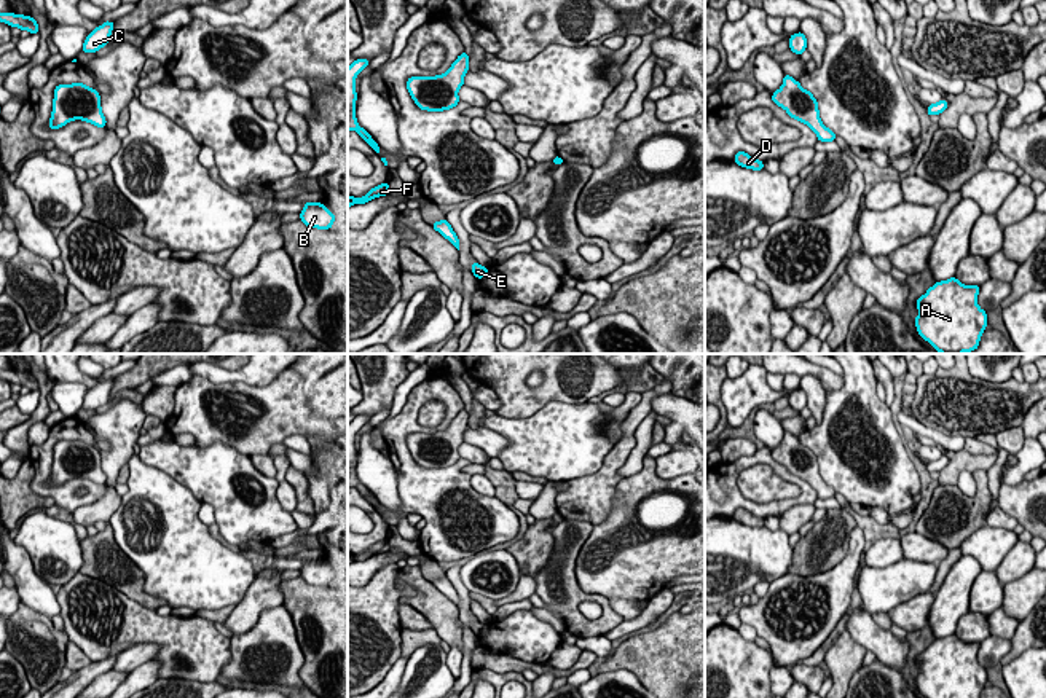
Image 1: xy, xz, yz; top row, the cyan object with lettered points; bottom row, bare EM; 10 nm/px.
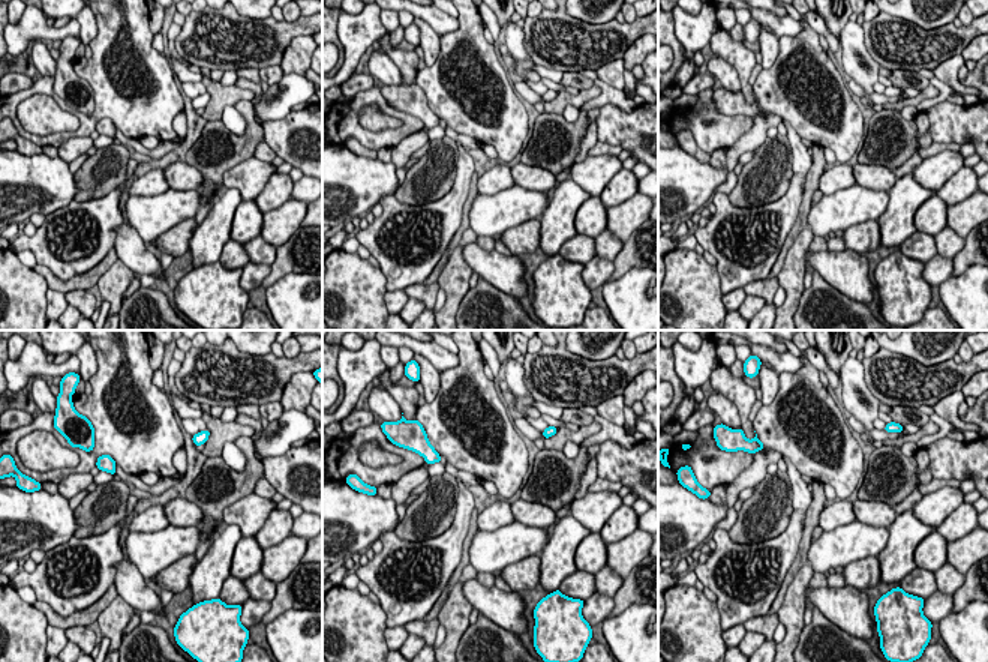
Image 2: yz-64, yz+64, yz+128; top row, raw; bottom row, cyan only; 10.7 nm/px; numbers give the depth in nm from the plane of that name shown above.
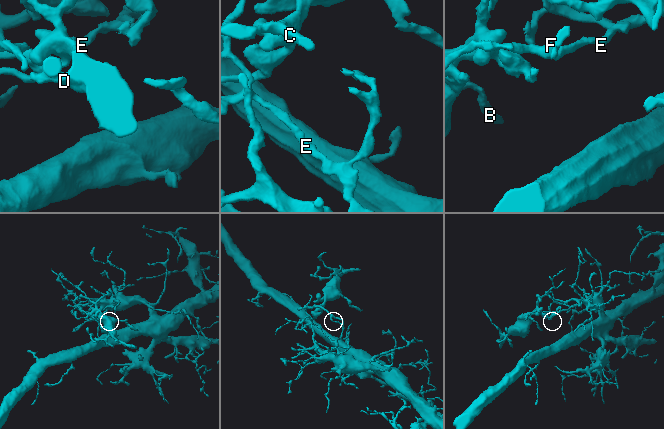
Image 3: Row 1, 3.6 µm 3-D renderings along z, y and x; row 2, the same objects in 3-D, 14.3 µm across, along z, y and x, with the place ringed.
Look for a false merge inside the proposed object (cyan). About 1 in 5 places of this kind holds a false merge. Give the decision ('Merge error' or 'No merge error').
No merge error

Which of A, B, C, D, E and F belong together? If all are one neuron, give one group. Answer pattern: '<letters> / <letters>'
A B C D E F

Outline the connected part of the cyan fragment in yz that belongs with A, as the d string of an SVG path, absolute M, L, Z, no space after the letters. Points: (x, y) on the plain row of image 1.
M957 634L934 639L915 658L918 673L914 676L914 680L918 692L925 698L981 698L987 684L987 669L977 661L979 645L981 642L965 642Z

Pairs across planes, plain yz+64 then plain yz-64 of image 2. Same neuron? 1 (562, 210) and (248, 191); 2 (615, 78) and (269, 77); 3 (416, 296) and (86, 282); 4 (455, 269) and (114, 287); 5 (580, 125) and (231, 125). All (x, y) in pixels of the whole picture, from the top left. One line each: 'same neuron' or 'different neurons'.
1: different neurons
2: same neuron
3: different neurons
4: same neuron
5: different neurons

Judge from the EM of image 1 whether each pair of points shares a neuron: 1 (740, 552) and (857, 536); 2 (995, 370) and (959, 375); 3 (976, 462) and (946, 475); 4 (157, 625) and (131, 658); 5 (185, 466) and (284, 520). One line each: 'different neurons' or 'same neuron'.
1: different neurons
2: different neurons
3: same neuron
4: different neurons
5: same neuron

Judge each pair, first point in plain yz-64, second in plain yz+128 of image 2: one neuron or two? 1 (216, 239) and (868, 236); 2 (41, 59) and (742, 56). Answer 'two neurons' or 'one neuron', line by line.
1: two neurons
2: two neurons

